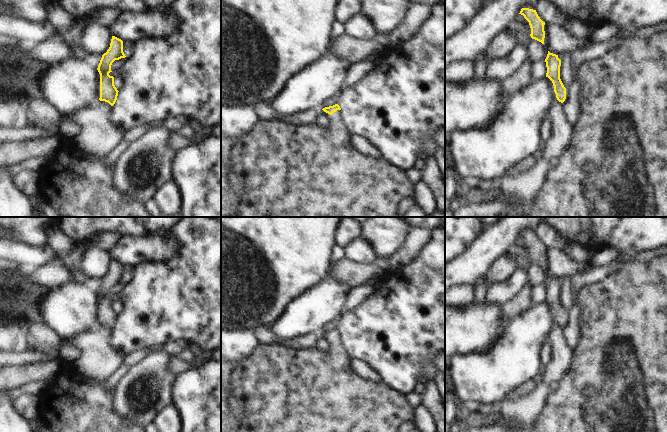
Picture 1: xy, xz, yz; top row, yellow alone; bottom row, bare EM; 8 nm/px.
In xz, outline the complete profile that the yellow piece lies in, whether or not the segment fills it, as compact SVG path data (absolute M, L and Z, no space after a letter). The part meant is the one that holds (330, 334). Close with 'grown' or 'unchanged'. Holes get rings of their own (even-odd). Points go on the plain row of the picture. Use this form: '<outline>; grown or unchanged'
M338 328L322 333L330 339L330 349L327 351L314 348L288 348L281 344L261 344L256 351L242 363L238 364L232 375L233 393L245 401L247 416L243 422L240 432L399 432L404 422L414 423L415 408L410 405L406 394L391 387L386 382L373 382L359 376L350 365L350 354L348 353L341 332Z; grown

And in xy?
M112 260L110 271L106 277L102 279L98 289L100 298L100 325L108 326L113 330L117 324L118 314L114 309L114 301L110 300L111 289L115 284L125 282L123 276L123 265L115 260Z; unchanged

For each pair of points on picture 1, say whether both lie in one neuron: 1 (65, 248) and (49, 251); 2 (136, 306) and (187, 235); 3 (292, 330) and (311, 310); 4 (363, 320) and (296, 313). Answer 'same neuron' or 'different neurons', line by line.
1: different neurons
2: same neuron
3: same neuron
4: different neurons

